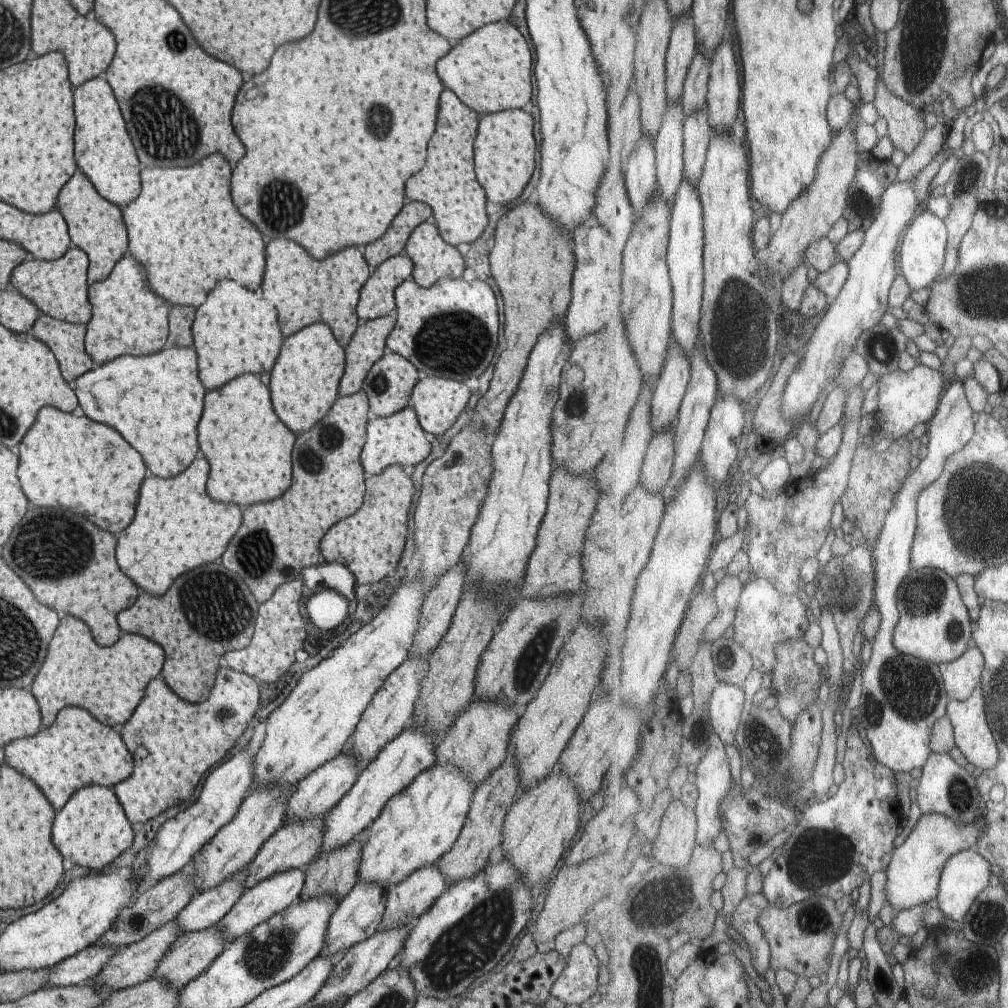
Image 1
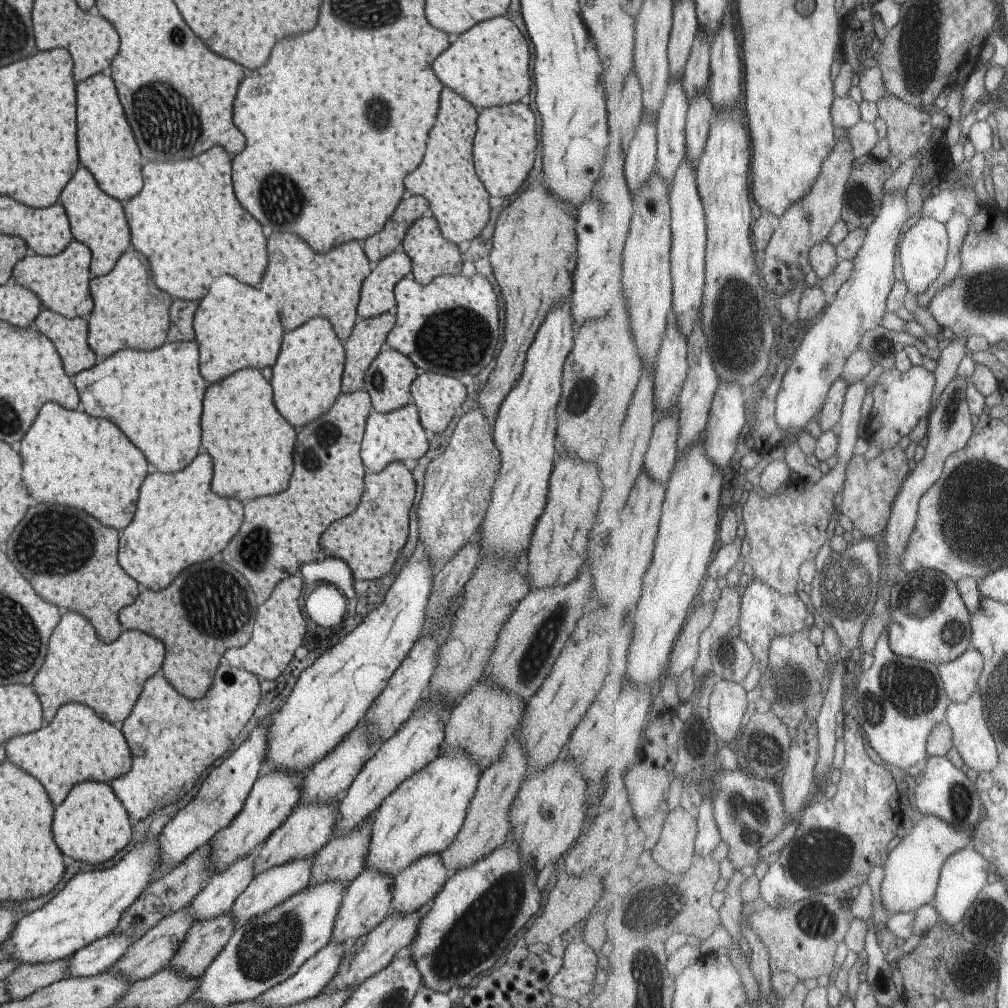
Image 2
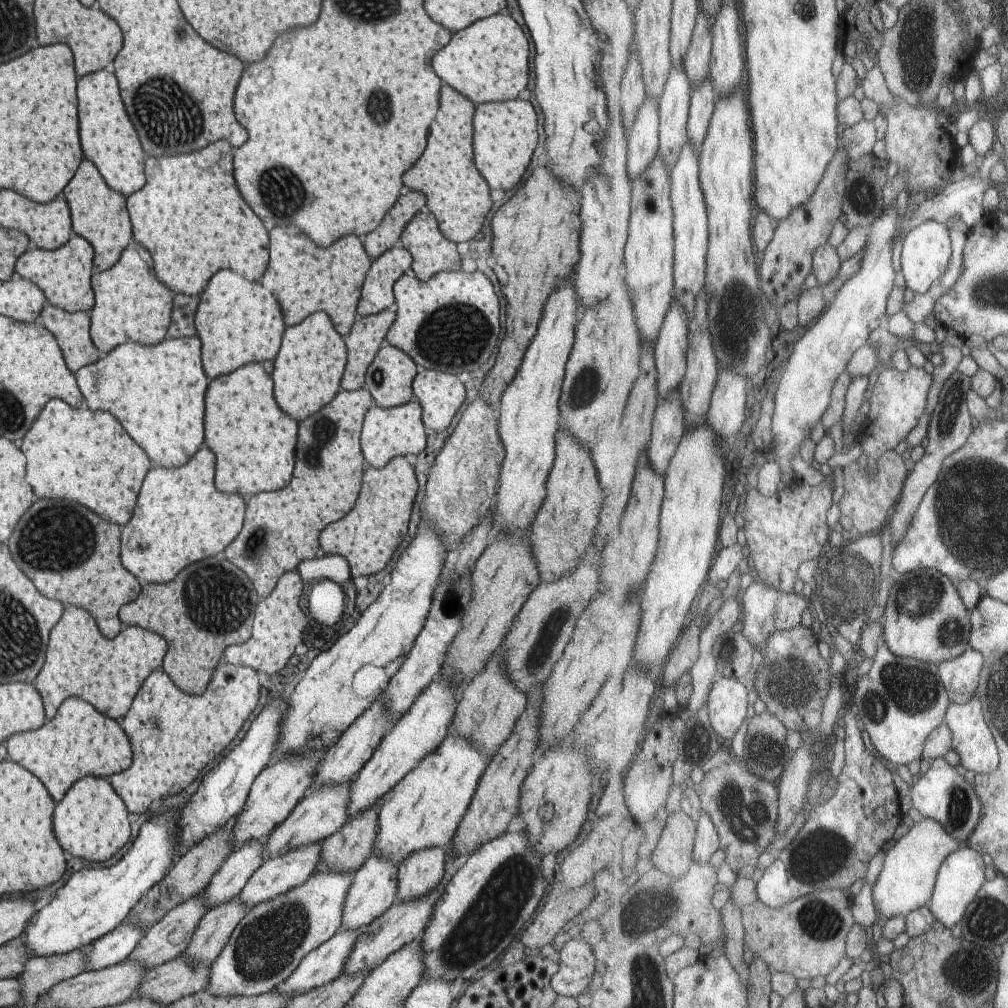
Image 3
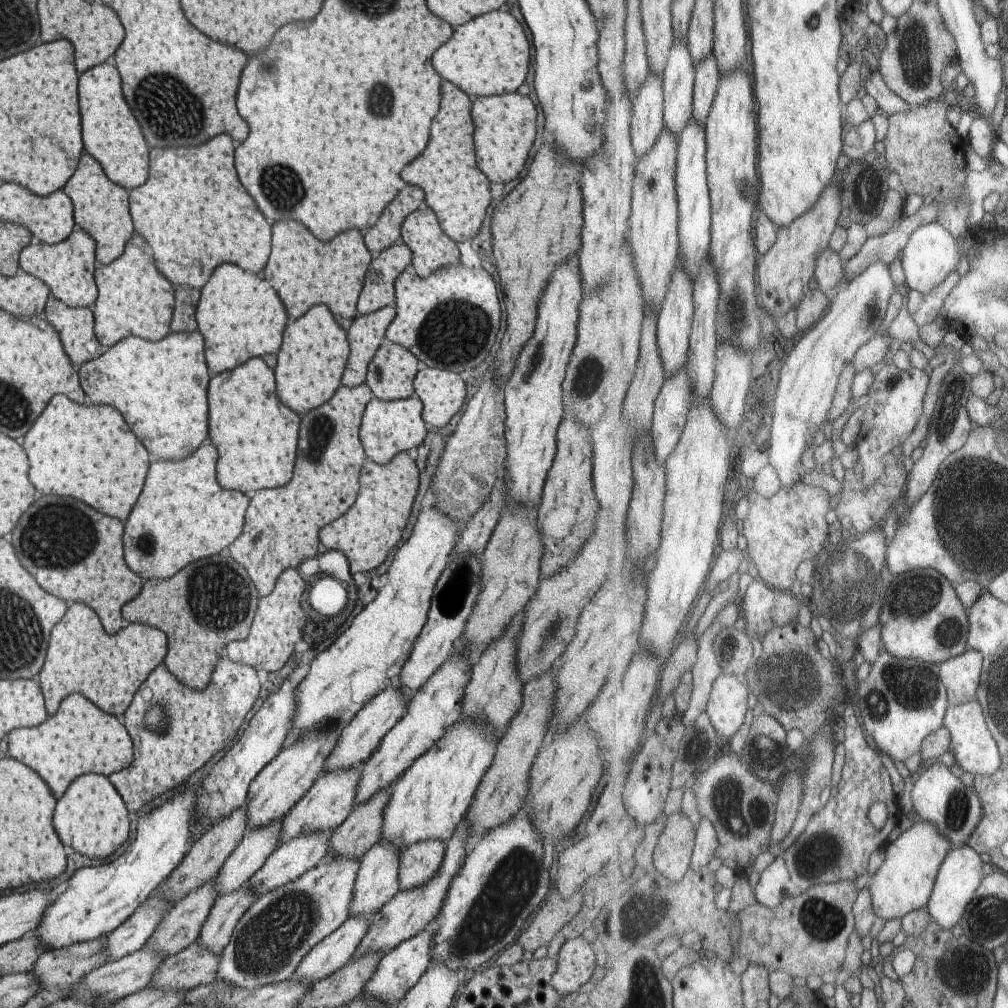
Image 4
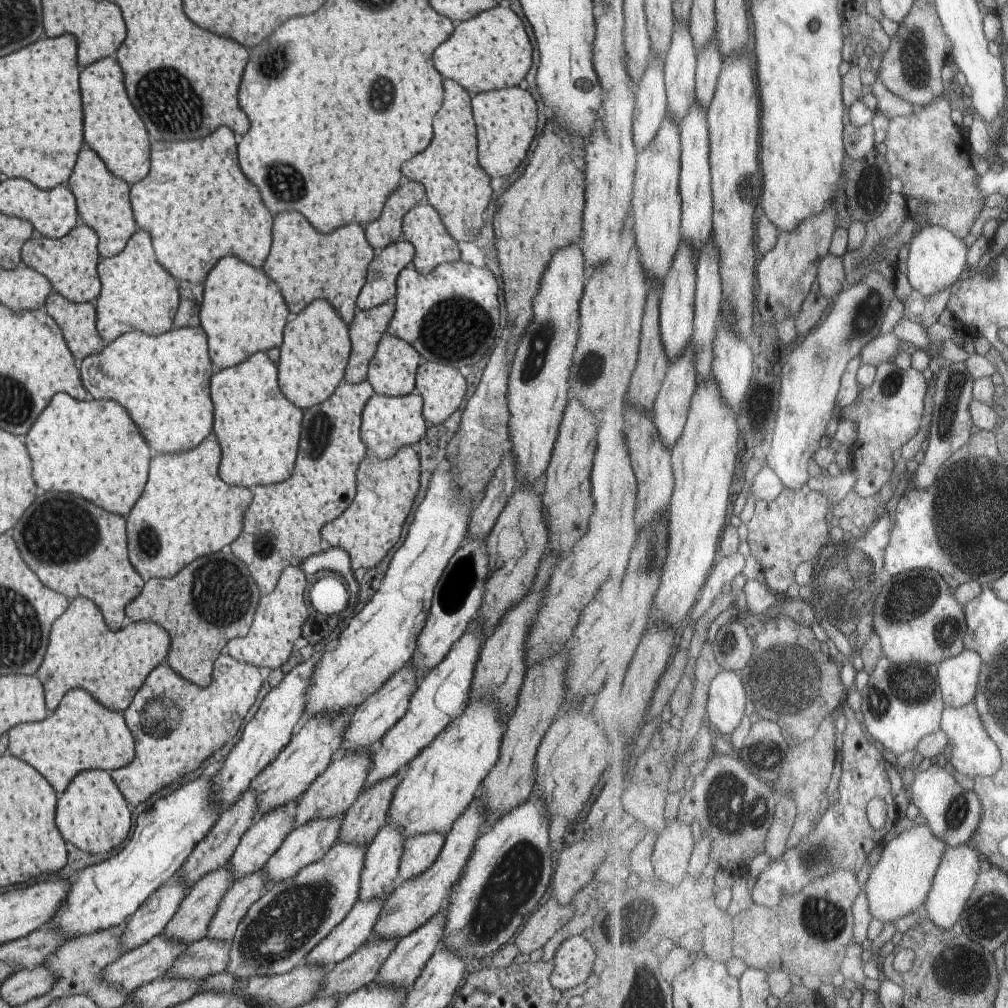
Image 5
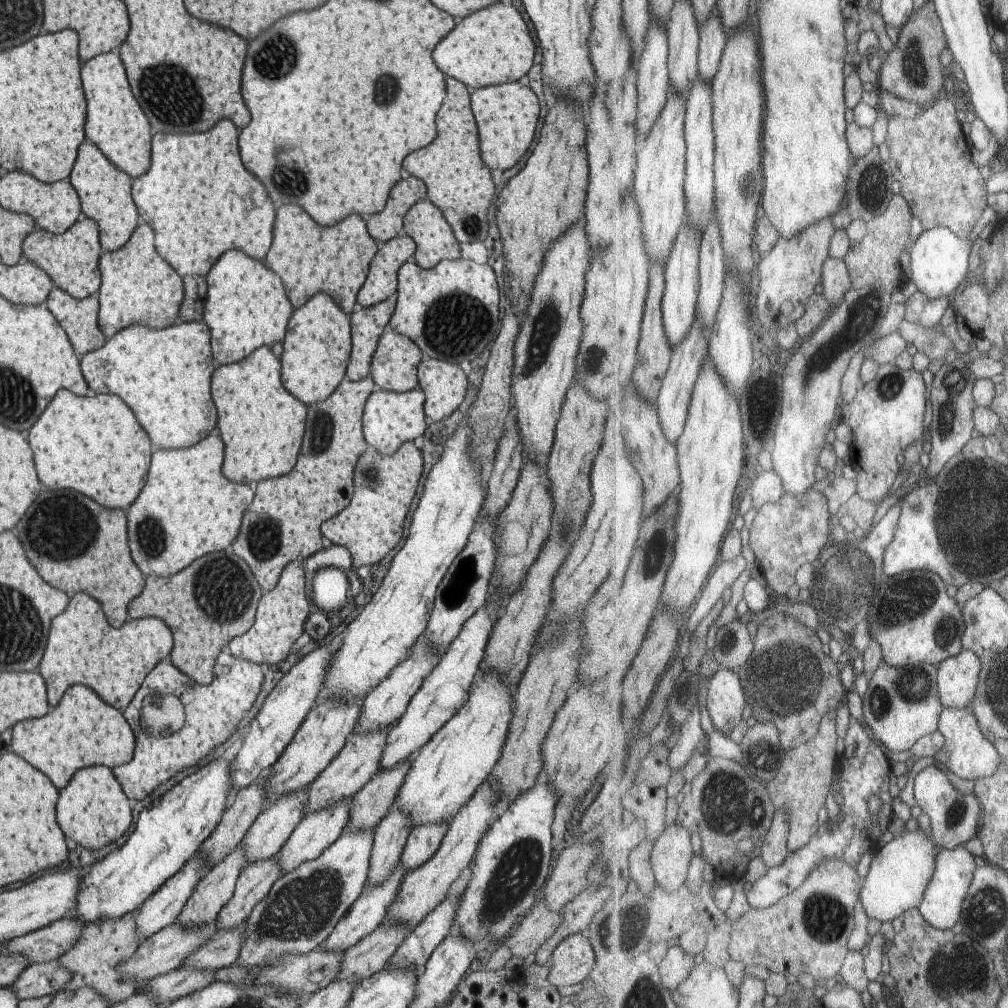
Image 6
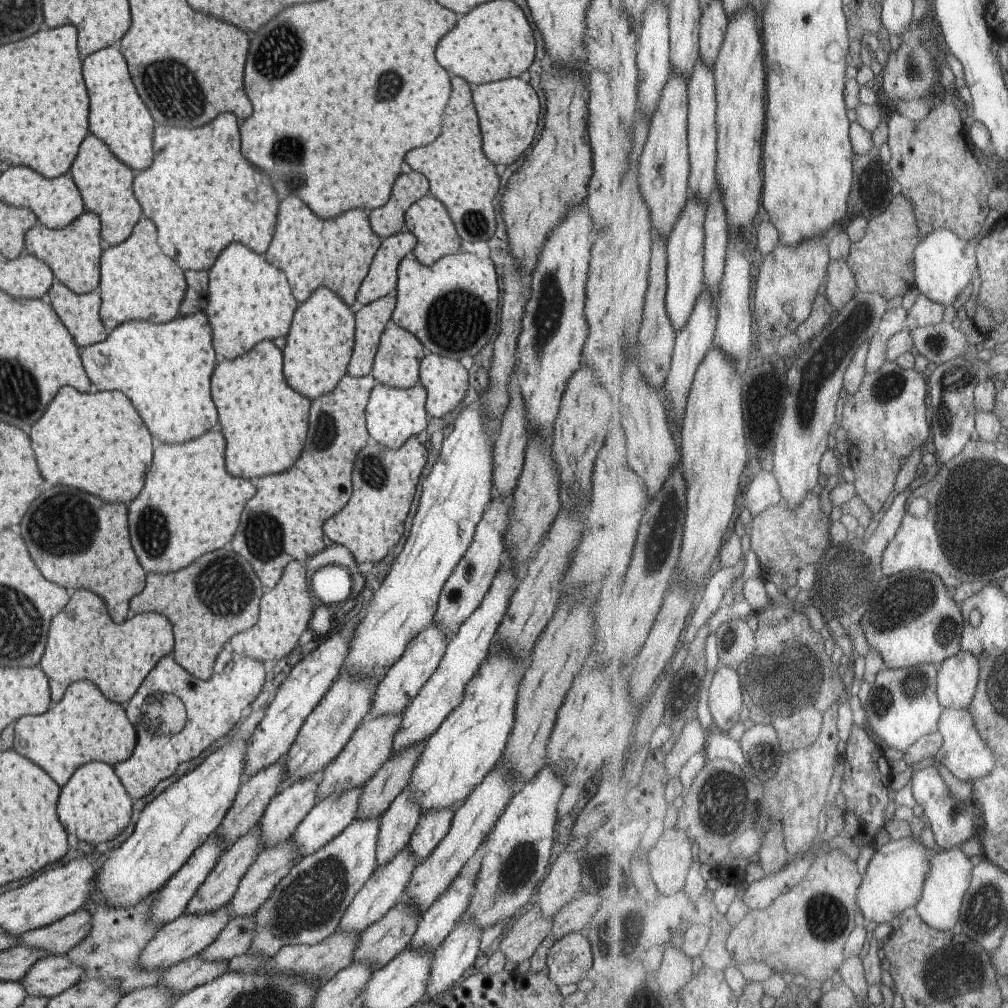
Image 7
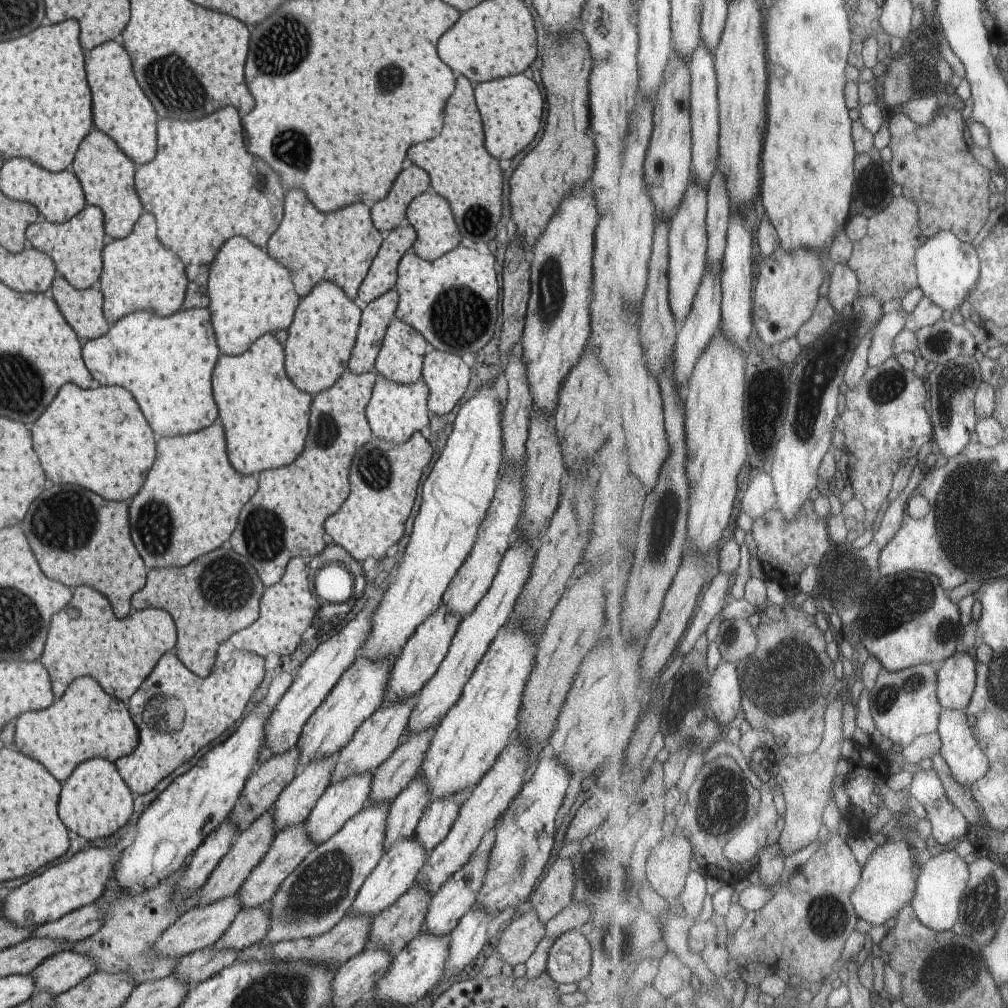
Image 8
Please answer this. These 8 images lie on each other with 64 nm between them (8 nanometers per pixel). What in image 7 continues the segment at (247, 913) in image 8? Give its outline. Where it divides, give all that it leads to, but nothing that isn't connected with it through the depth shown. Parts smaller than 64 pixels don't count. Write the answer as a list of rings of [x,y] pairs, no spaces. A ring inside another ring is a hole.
[[[253,915],[230,919],[215,940],[201,950],[197,956],[205,962],[229,962],[231,958],[243,955],[253,938]]]

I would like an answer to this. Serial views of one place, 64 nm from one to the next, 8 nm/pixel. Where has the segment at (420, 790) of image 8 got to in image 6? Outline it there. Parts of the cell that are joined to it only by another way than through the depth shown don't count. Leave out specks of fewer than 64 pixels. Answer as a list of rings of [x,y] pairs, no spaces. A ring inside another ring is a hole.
[[[392,806],[375,827],[372,836],[369,868],[367,868],[367,886],[379,886],[395,870],[398,859],[411,829],[409,818]]]

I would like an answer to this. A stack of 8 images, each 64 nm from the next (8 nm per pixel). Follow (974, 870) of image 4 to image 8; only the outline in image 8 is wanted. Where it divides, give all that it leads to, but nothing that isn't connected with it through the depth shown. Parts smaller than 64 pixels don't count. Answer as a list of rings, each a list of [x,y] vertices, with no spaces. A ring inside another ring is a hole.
[[[955,850],[935,855],[921,866],[919,886],[911,905],[923,924],[935,930],[949,930],[959,922],[963,897],[971,880],[971,864],[967,864]]]

